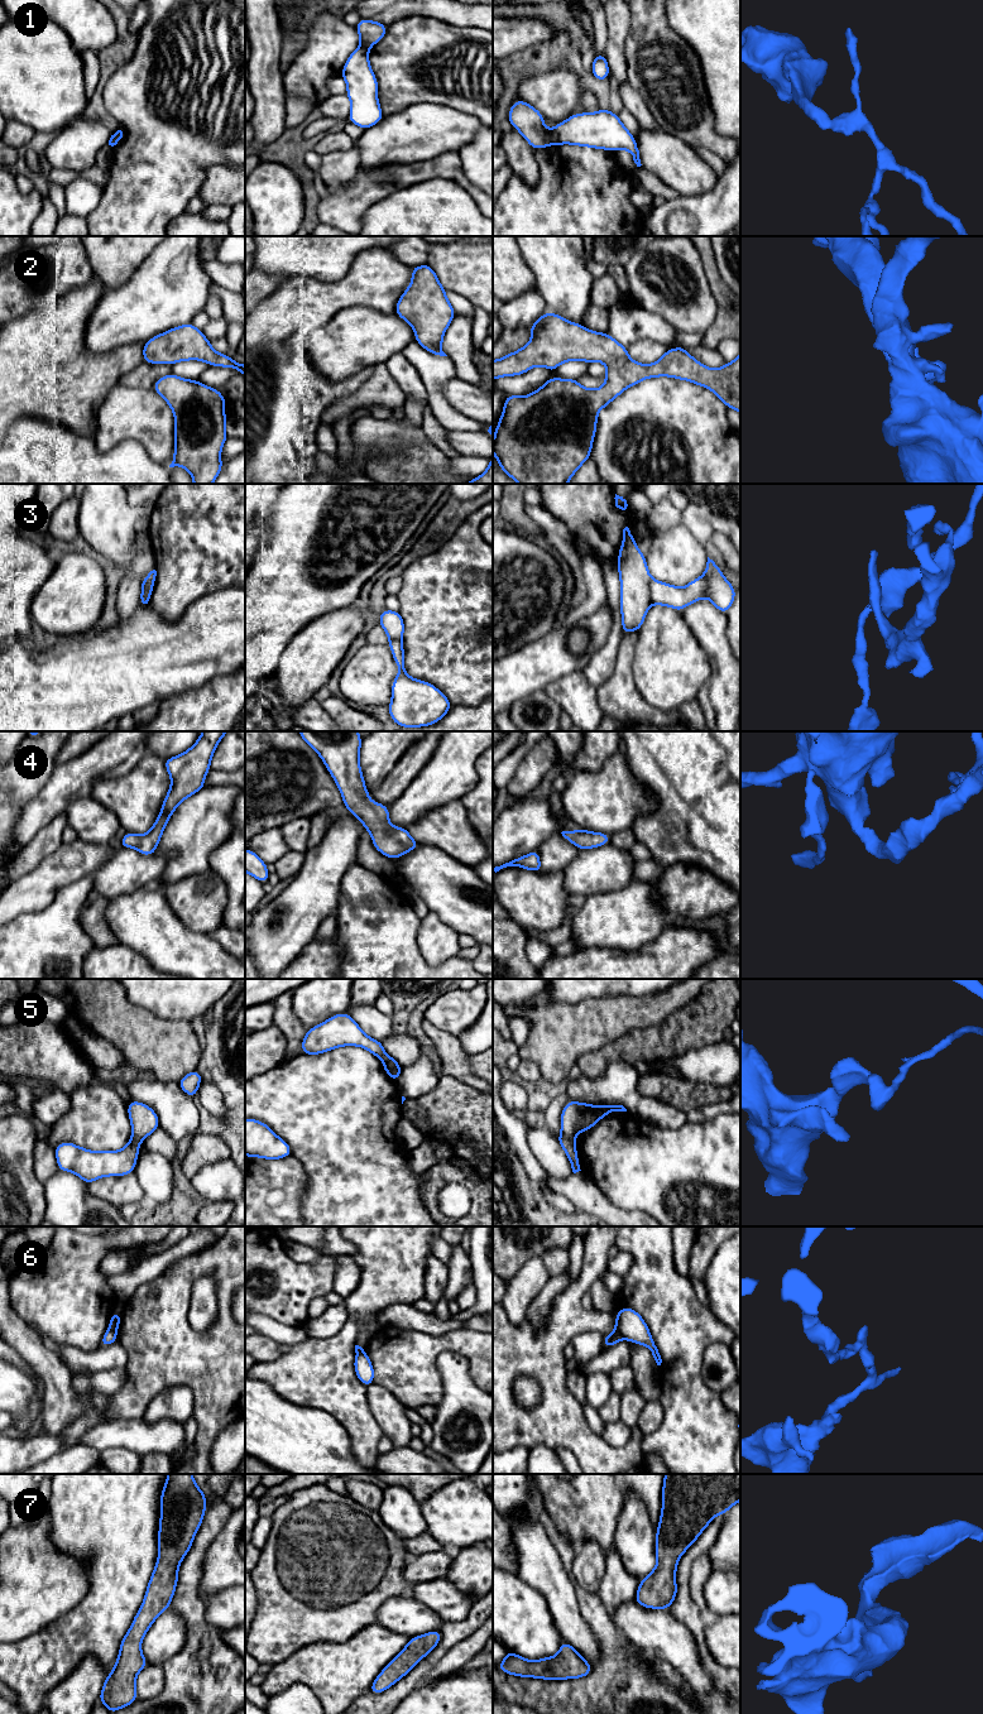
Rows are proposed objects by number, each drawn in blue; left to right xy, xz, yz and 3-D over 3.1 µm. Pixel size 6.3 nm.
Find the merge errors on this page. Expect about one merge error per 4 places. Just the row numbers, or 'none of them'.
1, 3, 5, 6

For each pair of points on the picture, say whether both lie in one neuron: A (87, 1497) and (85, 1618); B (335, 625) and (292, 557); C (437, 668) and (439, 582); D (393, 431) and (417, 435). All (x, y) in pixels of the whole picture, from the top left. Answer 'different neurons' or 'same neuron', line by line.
A: same neuron
B: different neurons
C: same neuron
D: same neuron

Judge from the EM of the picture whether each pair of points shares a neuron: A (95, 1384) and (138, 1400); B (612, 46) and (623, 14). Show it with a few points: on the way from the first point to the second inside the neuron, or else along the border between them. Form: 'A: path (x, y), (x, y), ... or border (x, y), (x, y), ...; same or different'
A: border (126, 1368), (126, 1381), (108, 1396); different
B: path (615, 38), (618, 22); same

